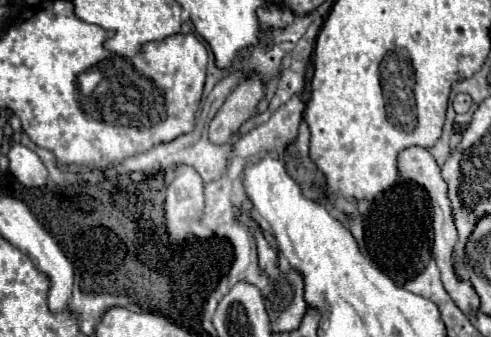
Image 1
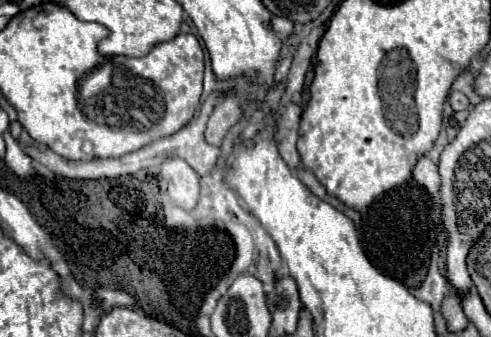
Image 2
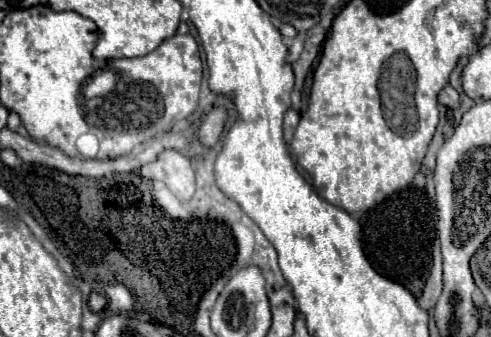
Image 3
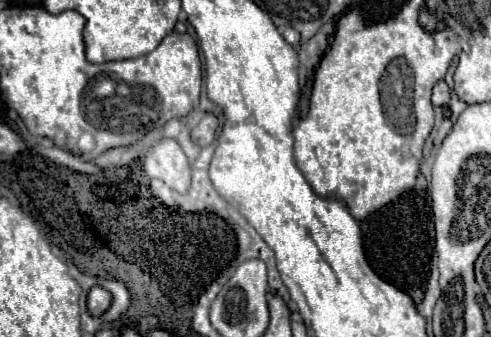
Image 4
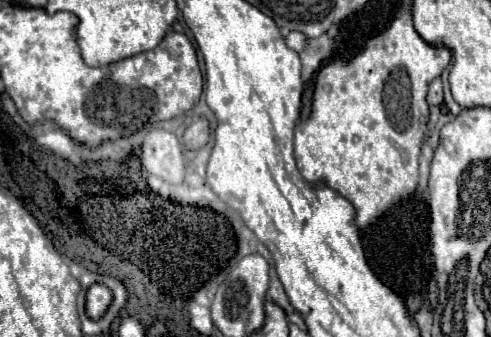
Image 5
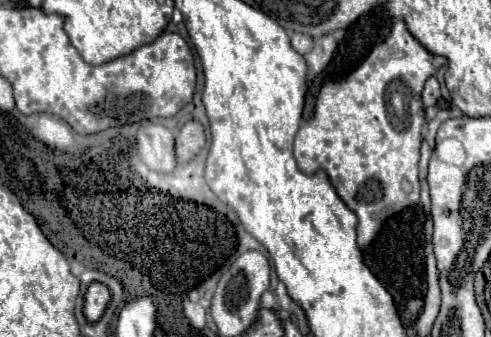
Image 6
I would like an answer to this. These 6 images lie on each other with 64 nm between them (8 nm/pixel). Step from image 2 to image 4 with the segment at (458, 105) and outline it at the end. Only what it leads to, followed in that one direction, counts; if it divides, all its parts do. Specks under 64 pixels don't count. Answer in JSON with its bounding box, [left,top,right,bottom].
[432,80,450,106]

